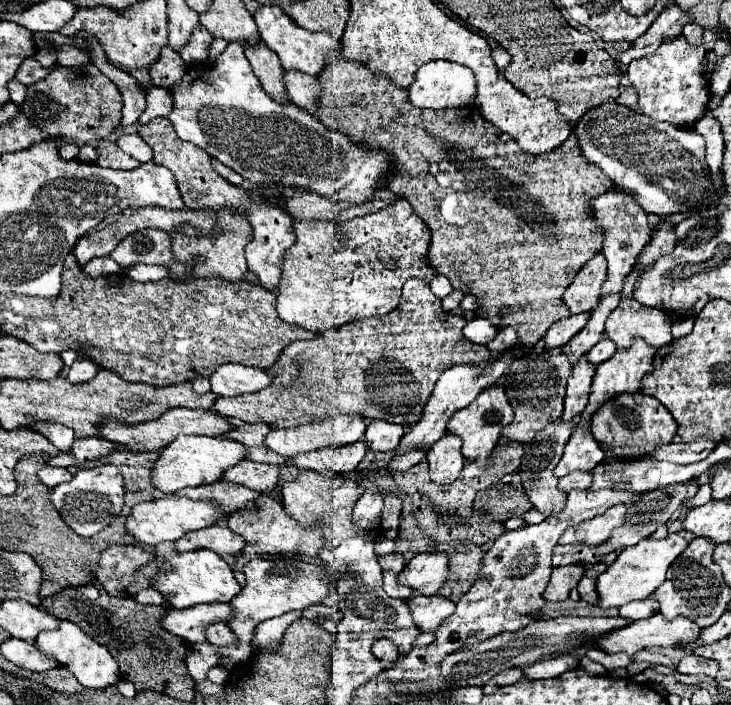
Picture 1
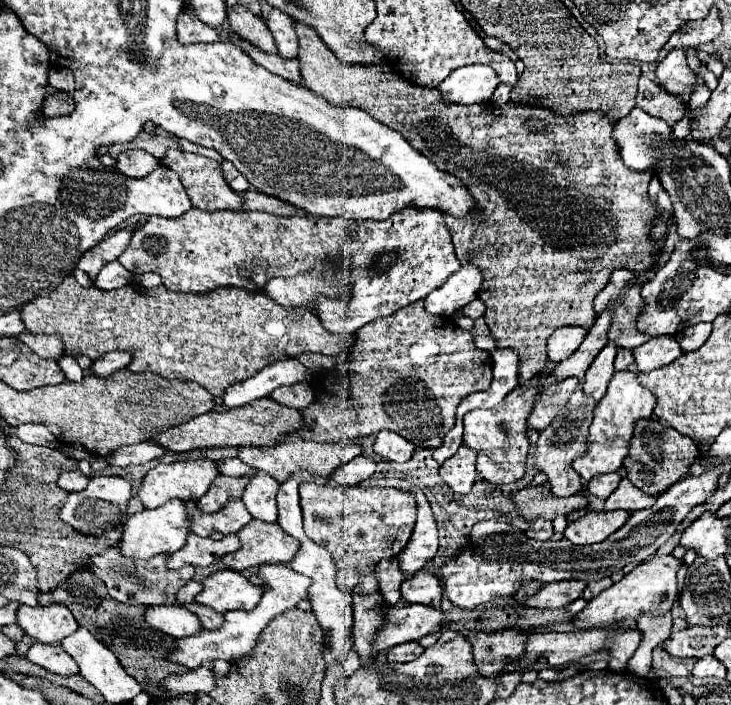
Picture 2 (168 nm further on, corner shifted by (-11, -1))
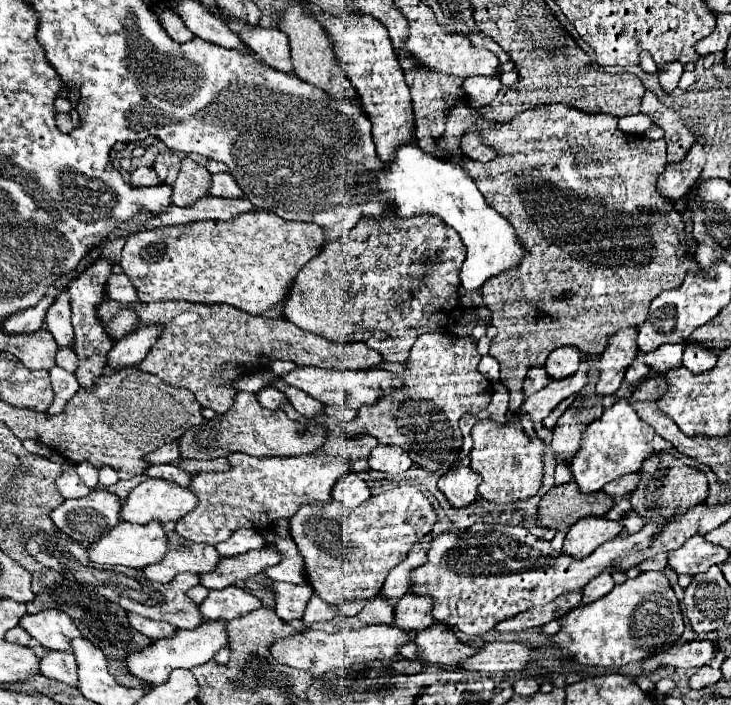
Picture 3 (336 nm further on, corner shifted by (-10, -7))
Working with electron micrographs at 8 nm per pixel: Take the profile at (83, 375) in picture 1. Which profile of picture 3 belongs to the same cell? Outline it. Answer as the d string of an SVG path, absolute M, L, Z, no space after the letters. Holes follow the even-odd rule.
M150 325L150 327L140 327L134 333L122 337L120 341L114 343L114 347L108 353L108 367L124 369L140 363L146 357L146 353L154 347L160 335L162 335L162 327Z

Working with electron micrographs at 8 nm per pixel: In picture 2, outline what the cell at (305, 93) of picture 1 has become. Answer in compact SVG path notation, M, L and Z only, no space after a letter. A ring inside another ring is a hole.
M241 41L239 47L241 47L245 53L249 53L251 59L253 59L255 63L259 63L261 67L265 67L267 71L271 71L271 73L275 73L275 75L279 75L279 77L283 77L283 79L287 79L287 81L291 81L291 83L299 83L299 85L301 85L303 77L301 77L301 69L299 69L299 61L297 61L297 59L283 59L283 57L279 57L279 55L263 53L263 51L255 49L255 47L253 47L251 43L247 43L247 41Z

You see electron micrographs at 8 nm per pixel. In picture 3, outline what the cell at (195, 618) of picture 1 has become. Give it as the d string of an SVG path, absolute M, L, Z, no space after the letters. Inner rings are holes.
M128 613L128 623L142 635L150 637L150 639L162 639L162 637L170 637L174 635L176 627L172 627L170 623L164 623L164 621L150 621L142 615L136 615L136 613Z

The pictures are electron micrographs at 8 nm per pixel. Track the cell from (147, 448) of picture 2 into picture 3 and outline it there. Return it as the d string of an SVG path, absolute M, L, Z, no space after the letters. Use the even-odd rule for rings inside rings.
M172 441L164 447L160 447L158 451L154 451L154 455L146 455L148 463L176 463L180 459L180 445L178 441Z

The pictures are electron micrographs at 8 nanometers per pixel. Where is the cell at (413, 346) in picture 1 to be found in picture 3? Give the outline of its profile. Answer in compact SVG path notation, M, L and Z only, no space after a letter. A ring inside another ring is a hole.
M426 333L420 335L406 361L406 387L382 397L374 405L360 409L358 417L342 423L348 437L370 435L382 445L402 447L414 465L426 471L446 473L456 461L462 447L458 421L464 413L478 415L492 399L492 383L478 371L480 353L472 339L452 341L450 335Z

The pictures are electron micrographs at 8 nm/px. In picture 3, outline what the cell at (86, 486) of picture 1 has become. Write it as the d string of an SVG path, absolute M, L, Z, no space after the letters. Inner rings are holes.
M94 489L88 497L68 499L58 505L50 519L60 533L78 543L94 543L120 523L120 501L116 495Z

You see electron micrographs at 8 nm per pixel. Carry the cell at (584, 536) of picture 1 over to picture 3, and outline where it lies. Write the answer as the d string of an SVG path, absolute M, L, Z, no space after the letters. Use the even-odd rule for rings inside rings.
M584 517L570 527L564 539L564 553L574 559L584 559L602 543L618 537L622 529L622 523L612 523L606 517Z

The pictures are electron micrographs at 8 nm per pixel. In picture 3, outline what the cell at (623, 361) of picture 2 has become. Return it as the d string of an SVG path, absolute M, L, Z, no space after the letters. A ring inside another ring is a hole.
M638 355L636 359L634 359L634 363L628 367L628 371L626 371L626 383L638 383L638 381L642 381L642 379L646 379L646 375L650 373L650 367L644 363L644 359L642 359L642 355Z

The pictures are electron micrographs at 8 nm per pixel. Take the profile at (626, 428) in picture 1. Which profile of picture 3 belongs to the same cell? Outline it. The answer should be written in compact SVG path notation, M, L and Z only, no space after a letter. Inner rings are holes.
M654 453L650 455L642 469L640 469L640 483L632 493L632 507L634 511L644 519L654 519L654 515L682 515L682 511L688 511L690 507L696 507L698 503L704 503L708 497L708 481L706 475L698 469L692 469L684 465L678 457L672 457L668 453Z

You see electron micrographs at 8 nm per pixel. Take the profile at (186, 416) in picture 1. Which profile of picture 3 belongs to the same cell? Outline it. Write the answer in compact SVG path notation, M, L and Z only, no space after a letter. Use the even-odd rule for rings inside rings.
M236 393L234 405L230 411L216 415L210 421L188 429L180 437L180 451L184 459L218 459L228 457L230 453L248 453L256 457L294 457L310 455L322 449L326 439L326 429L320 425L298 423L286 417L284 411L264 409L254 393Z

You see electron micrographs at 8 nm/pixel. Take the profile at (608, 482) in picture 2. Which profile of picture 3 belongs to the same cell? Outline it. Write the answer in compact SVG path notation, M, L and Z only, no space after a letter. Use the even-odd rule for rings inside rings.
M630 473L630 475L618 477L604 487L604 493L612 495L612 497L618 497L618 499L624 497L624 495L630 495L634 491L634 487L638 485L638 479L640 479L640 473Z

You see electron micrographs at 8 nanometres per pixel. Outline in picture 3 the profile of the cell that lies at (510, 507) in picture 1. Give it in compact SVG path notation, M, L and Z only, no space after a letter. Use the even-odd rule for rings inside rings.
M574 481L552 487L540 501L538 525L566 531L582 517L604 517L614 507L612 497L606 493L582 493Z

